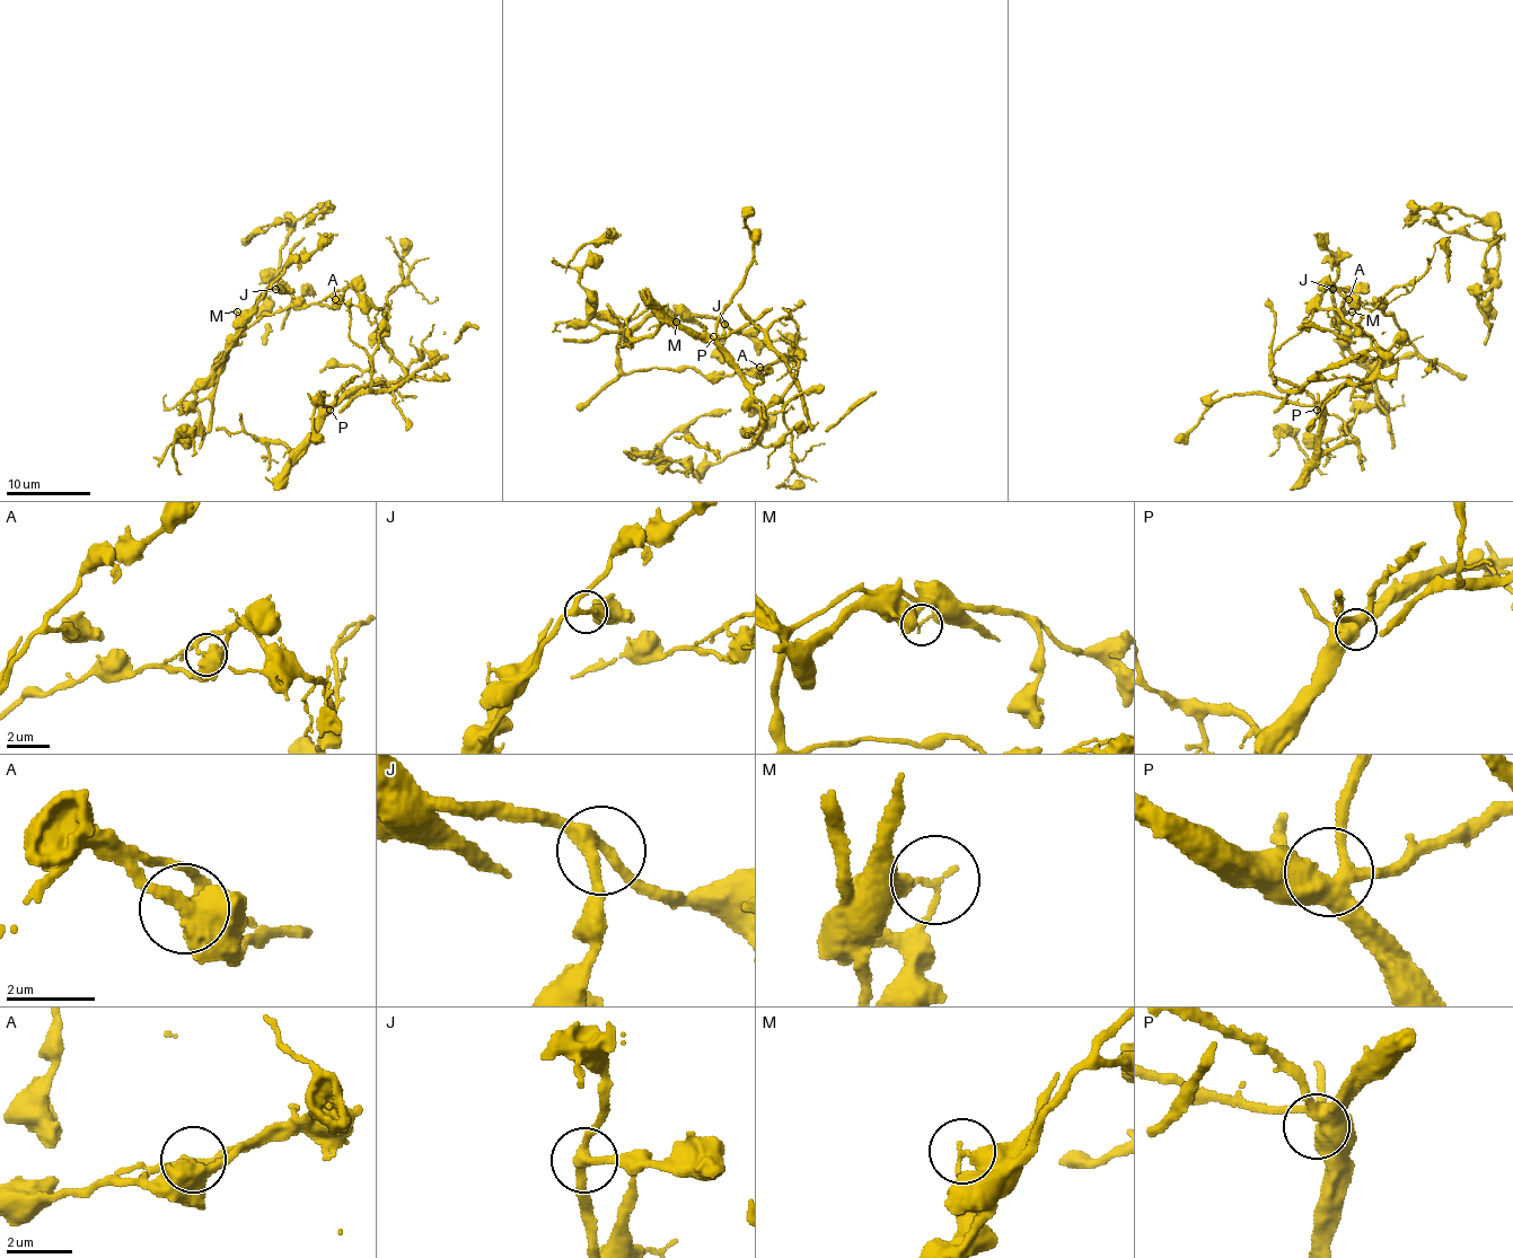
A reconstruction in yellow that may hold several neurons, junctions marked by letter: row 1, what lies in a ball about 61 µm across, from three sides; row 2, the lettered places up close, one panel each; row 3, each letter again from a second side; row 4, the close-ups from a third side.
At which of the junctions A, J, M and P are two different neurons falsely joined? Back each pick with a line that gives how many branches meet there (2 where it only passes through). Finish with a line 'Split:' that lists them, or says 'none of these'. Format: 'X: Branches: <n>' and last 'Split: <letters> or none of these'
A: Branches: 4
M: Branches: 2
Split: A, M

